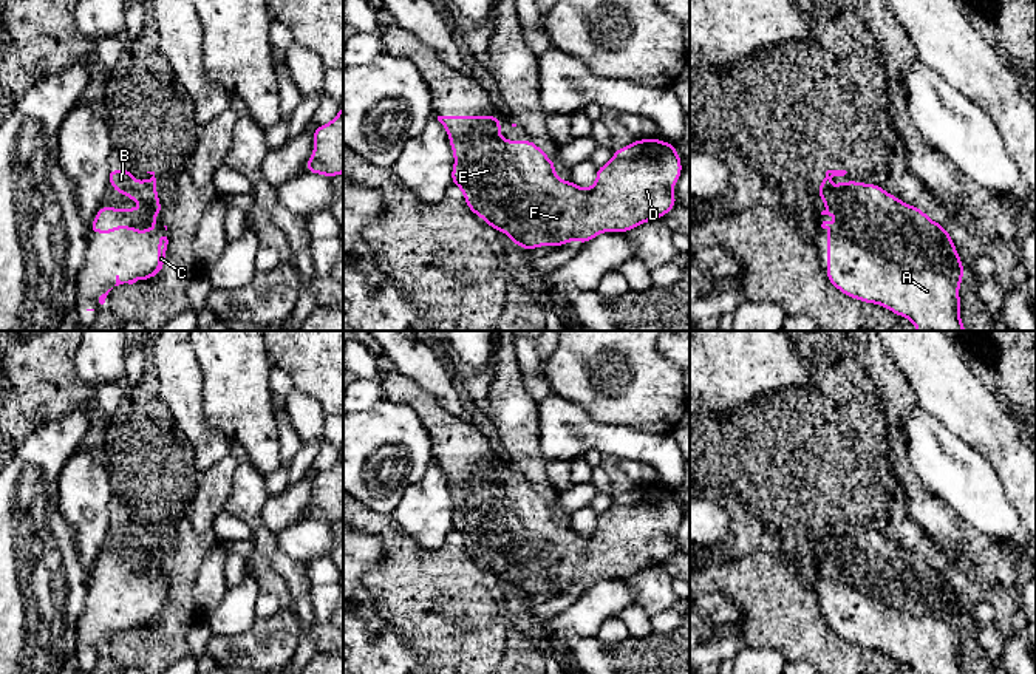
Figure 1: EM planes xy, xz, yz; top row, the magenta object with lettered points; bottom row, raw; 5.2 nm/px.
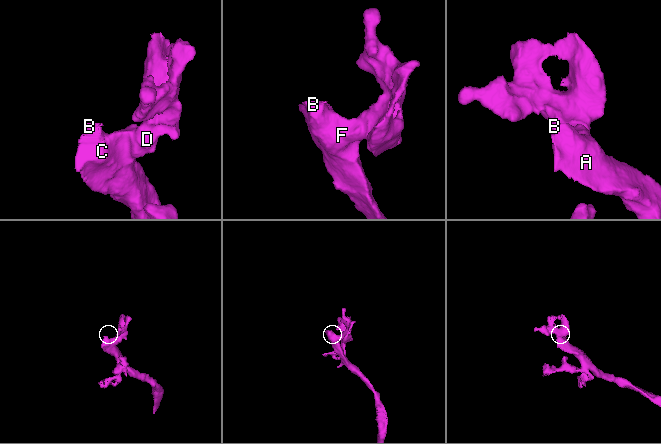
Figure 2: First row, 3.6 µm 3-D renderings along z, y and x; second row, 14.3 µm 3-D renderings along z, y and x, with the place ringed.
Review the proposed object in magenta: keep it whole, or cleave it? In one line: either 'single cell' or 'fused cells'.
single cell

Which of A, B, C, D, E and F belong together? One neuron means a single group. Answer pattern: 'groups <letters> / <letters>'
groups A B C D E F

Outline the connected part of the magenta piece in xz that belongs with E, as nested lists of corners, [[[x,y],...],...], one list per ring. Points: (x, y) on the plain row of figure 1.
[[[438,462],[448,479],[455,502],[452,530],[458,532],[467,553],[496,578],[503,577],[515,592],[533,597],[540,592],[560,594],[567,587],[589,589],[603,578],[629,578],[634,574],[663,564],[677,552],[673,533],[680,524],[682,509],[676,492],[657,485],[637,485],[614,496],[612,506],[597,513],[595,530],[583,535],[555,521],[555,509],[533,487],[507,487],[499,481],[499,462]]]

